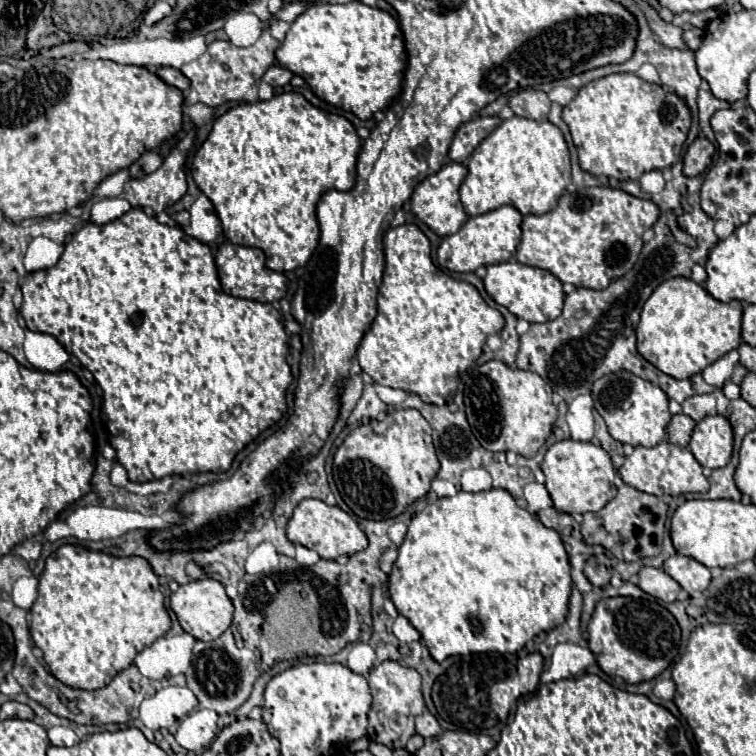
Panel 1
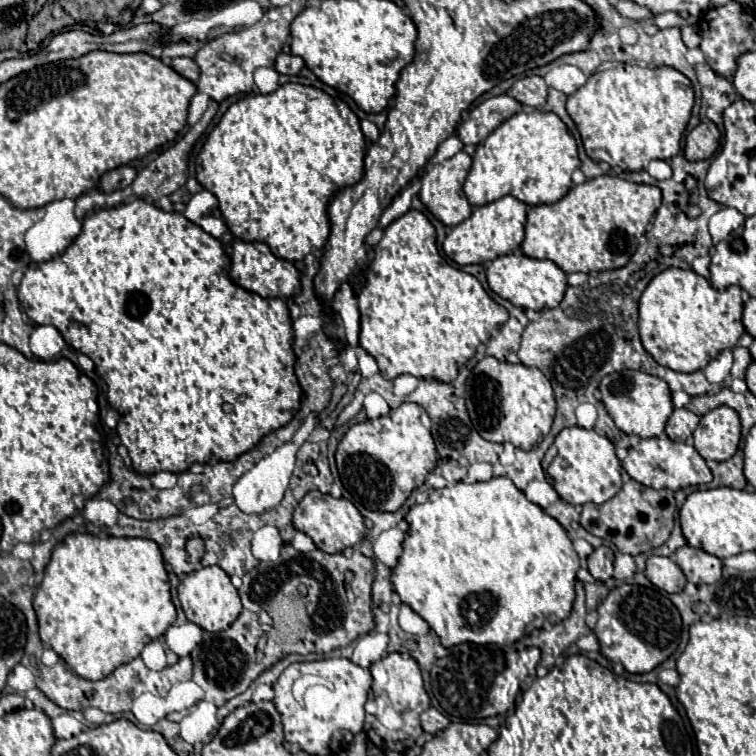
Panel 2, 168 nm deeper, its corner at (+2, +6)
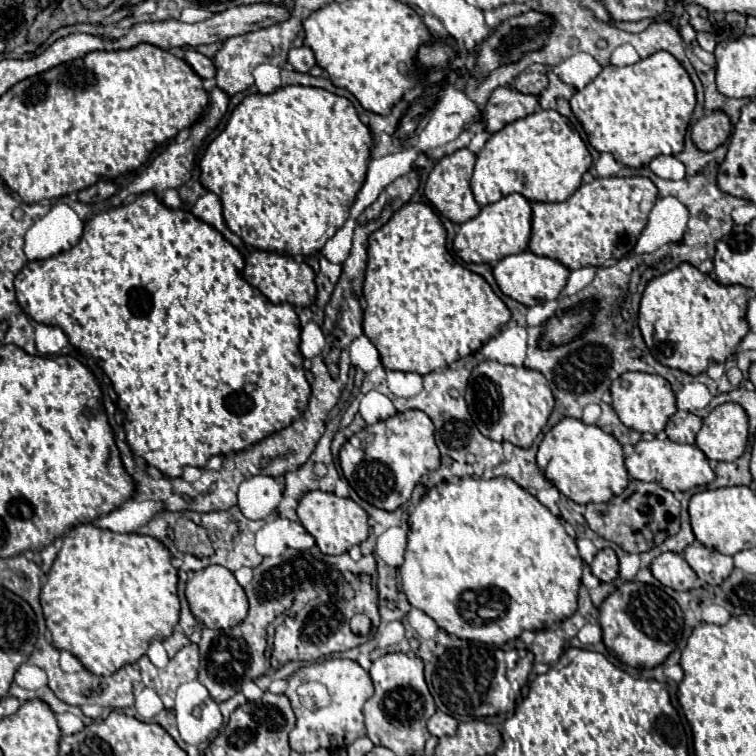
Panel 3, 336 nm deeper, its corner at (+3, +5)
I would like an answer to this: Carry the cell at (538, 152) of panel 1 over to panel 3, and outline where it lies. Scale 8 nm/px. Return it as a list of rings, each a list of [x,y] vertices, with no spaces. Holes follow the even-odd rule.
[[[539,110],[507,124],[485,142],[485,146],[477,154],[477,164],[471,178],[471,190],[479,206],[497,202],[513,192],[525,196],[529,202],[563,202],[581,186],[581,176],[589,170],[589,166],[591,166],[591,154],[585,142],[581,140],[579,132],[569,126],[567,118],[555,110]]]

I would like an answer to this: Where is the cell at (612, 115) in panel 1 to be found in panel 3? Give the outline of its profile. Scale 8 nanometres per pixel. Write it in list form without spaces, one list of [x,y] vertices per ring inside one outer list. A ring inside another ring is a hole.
[[[655,52],[649,58],[633,64],[633,66],[605,66],[599,76],[589,82],[583,90],[577,90],[571,98],[571,110],[575,118],[581,122],[589,144],[597,152],[609,152],[613,158],[629,168],[647,166],[659,154],[679,154],[683,150],[685,132],[695,108],[695,88],[685,72],[685,68],[669,54]]]

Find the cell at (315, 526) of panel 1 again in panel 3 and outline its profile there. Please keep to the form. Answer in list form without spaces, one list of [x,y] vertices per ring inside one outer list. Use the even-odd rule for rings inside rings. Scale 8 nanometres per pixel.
[[[307,492],[297,506],[297,516],[303,528],[315,538],[315,544],[323,554],[343,554],[369,536],[367,512],[361,506],[357,506],[351,498],[339,498],[331,492]]]

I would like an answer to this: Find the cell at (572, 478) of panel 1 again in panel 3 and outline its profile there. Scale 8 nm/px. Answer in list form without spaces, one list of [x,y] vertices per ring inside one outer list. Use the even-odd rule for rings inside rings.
[[[563,418],[545,434],[537,452],[537,464],[545,478],[551,480],[563,496],[577,504],[609,502],[629,484],[621,444],[599,426],[589,426],[575,418]]]

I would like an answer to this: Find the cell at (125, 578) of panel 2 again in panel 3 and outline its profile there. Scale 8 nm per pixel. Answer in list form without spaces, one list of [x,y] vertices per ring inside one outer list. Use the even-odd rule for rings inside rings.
[[[91,524],[73,526],[65,534],[39,600],[53,646],[71,652],[89,672],[99,676],[111,676],[115,670],[137,662],[147,652],[151,640],[171,636],[179,620],[177,570],[171,566],[169,550],[151,536],[115,534]]]

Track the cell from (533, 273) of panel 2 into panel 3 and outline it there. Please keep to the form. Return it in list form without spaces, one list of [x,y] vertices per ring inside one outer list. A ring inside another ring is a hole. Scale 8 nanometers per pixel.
[[[529,250],[513,254],[513,256],[505,256],[503,260],[499,260],[499,264],[493,268],[493,276],[501,288],[501,292],[513,300],[517,300],[519,304],[525,306],[535,306],[547,300],[557,300],[561,290],[565,288],[569,270],[559,264],[557,260],[545,258],[545,256],[537,256]]]

